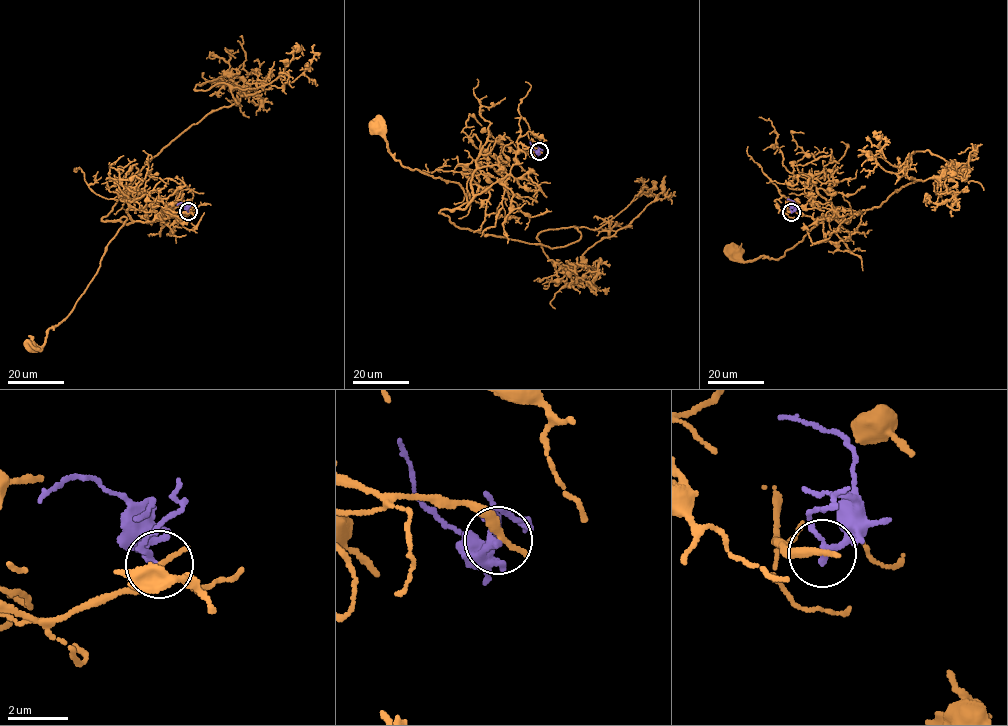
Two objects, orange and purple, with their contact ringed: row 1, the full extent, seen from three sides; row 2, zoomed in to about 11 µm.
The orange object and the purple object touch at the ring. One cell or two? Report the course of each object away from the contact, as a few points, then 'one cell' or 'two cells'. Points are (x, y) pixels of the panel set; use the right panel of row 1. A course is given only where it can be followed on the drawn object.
course orange (791, 212), (789, 201), (813, 218), (849, 221), (847, 214), (825, 215), (775, 259), (743, 261), (736, 252); course purple (791, 212), (794, 203), (787, 199); two cells

